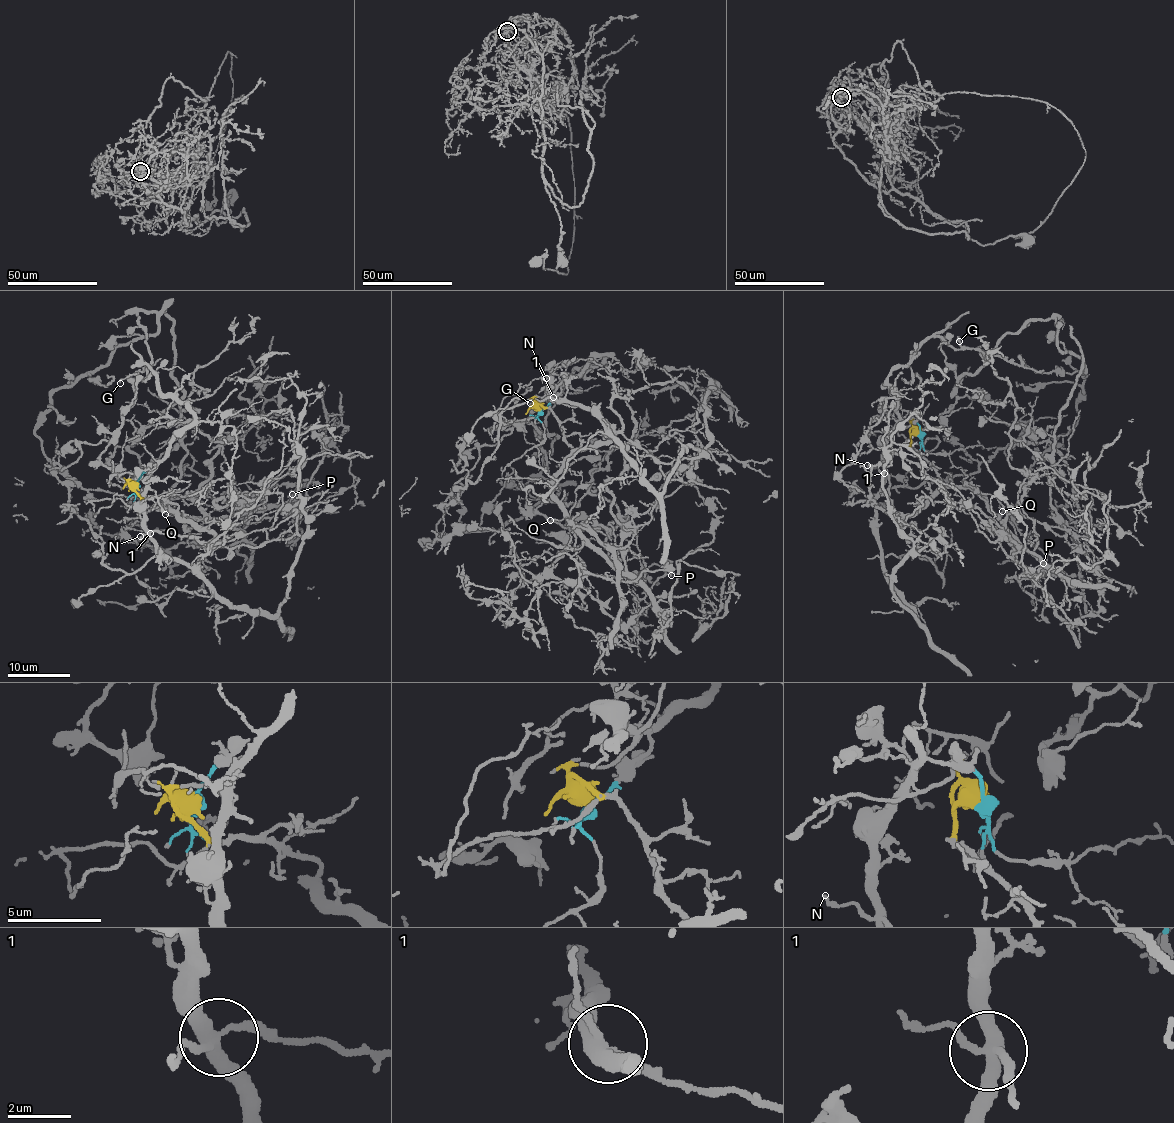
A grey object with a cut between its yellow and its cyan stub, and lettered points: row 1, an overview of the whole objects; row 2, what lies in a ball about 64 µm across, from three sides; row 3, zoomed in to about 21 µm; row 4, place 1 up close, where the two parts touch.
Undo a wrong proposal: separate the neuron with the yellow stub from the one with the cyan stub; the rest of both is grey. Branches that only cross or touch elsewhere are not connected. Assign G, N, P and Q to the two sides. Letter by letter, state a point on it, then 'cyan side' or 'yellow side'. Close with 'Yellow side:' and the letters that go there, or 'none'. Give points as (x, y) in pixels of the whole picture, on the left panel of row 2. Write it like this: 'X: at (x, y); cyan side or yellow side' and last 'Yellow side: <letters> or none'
G: at (120, 383); cyan side
N: at (140, 536); yellow side
P: at (292, 494); yellow side
Q: at (165, 514); yellow side
Yellow side: N, P, Q

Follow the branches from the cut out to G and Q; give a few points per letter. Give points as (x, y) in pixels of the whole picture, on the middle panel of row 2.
G: (540, 411), (597, 357), (612, 353), (598, 364), (580, 367), (569, 375), (553, 405), (547, 401), (531, 404)
Q: (540, 411), (541, 405), (548, 408), (574, 454), (558, 476), (554, 488), (564, 517), (550, 520)

